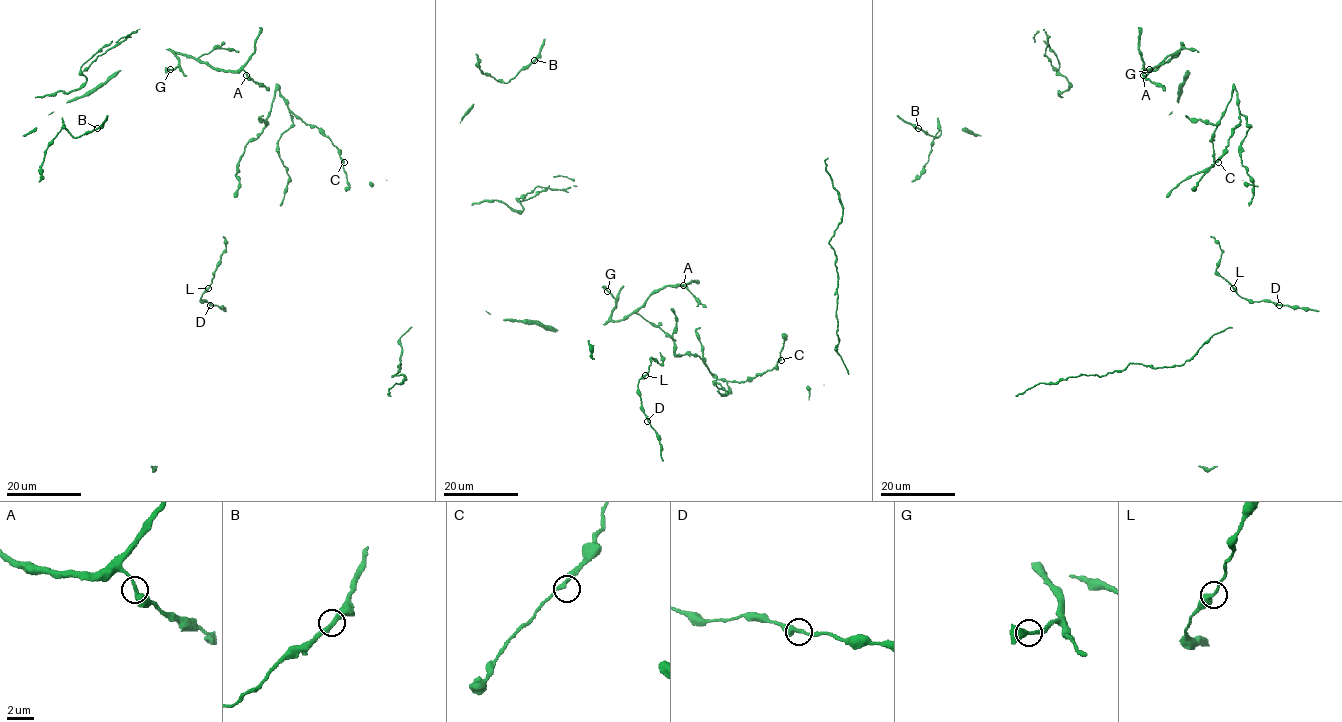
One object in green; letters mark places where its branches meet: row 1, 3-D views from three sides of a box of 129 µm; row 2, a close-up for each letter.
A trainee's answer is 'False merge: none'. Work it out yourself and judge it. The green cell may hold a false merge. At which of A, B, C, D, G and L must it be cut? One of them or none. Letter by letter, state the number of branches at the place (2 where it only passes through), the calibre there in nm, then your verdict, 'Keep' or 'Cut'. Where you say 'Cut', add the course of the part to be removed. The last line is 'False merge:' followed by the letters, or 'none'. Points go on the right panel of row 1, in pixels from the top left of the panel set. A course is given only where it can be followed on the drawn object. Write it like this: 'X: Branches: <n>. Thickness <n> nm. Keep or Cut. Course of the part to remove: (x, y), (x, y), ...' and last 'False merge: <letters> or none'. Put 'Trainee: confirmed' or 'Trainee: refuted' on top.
Trainee: confirmed
A: Branches: 2. Thickness 320 nm. Keep
B: Branches: 2. Thickness 340 nm. Keep
C: Branches: 2. Thickness 320 nm. Keep
D: Branches: 2. Thickness 360 nm. Keep
G: Branches: 2. Thickness 300 nm. Keep
L: Branches: 2. Thickness 360 nm. Keep
False merge: none

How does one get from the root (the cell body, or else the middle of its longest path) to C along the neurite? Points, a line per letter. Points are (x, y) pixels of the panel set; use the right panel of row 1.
C: (1190, 119), (1215, 124), (1225, 109), (1231, 92), (1234, 89), (1237, 92), (1240, 122), (1218, 162)

